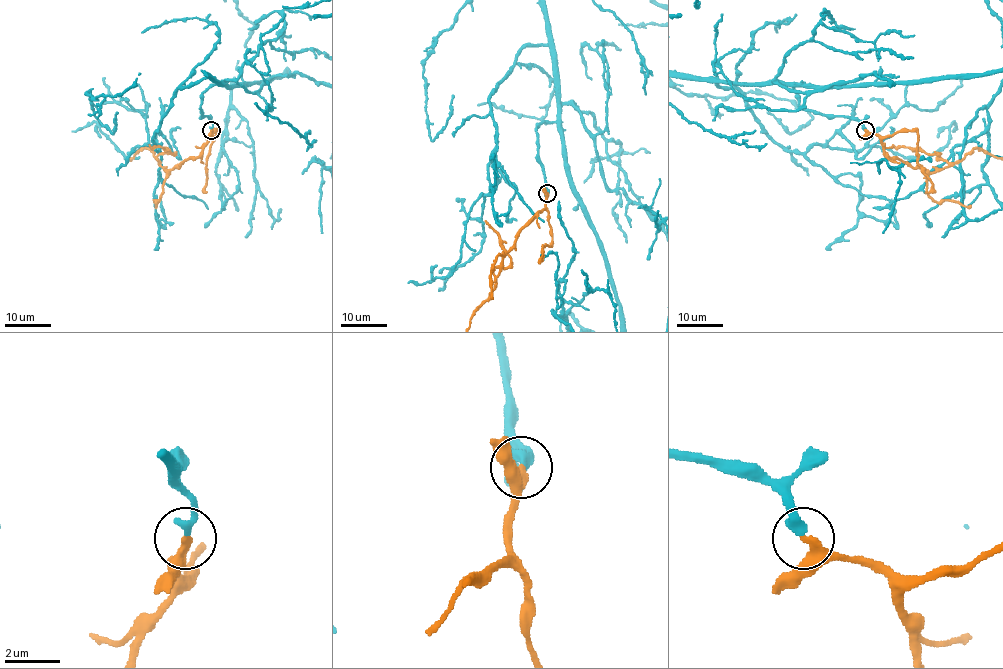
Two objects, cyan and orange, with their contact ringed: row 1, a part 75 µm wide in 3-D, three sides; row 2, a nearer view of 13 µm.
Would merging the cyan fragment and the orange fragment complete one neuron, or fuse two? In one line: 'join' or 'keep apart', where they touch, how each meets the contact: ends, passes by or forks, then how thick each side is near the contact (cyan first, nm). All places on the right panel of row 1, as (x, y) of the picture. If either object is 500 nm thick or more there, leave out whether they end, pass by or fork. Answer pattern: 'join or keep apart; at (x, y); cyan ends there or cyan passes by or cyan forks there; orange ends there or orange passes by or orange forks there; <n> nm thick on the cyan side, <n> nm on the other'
join; at (865, 130); cyan ends there; orange passes by; 360 nm thick on the cyan side, 240 nm on the other

